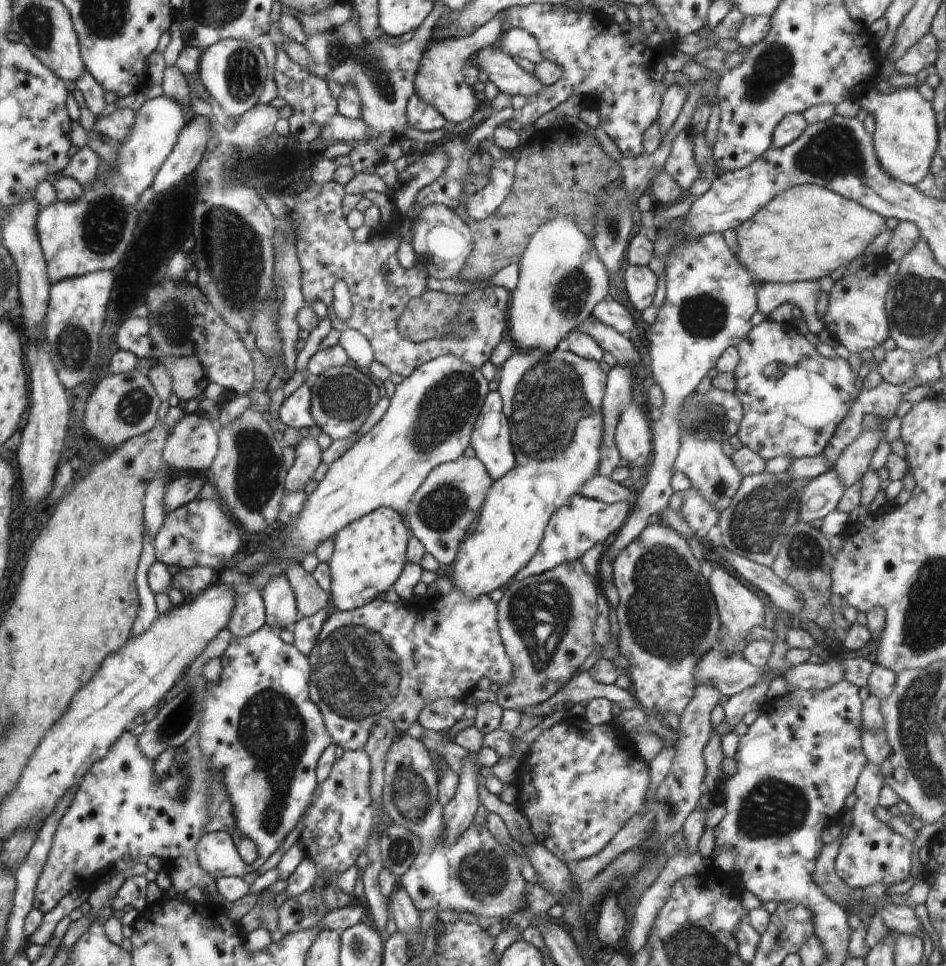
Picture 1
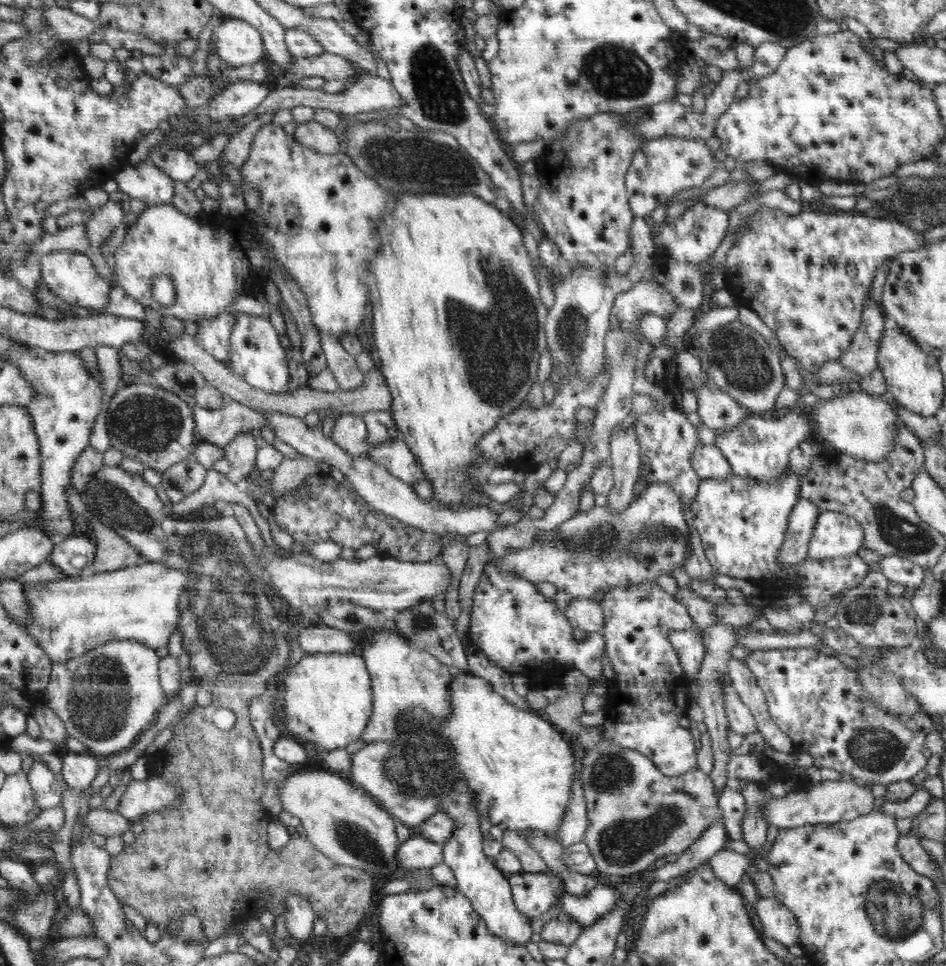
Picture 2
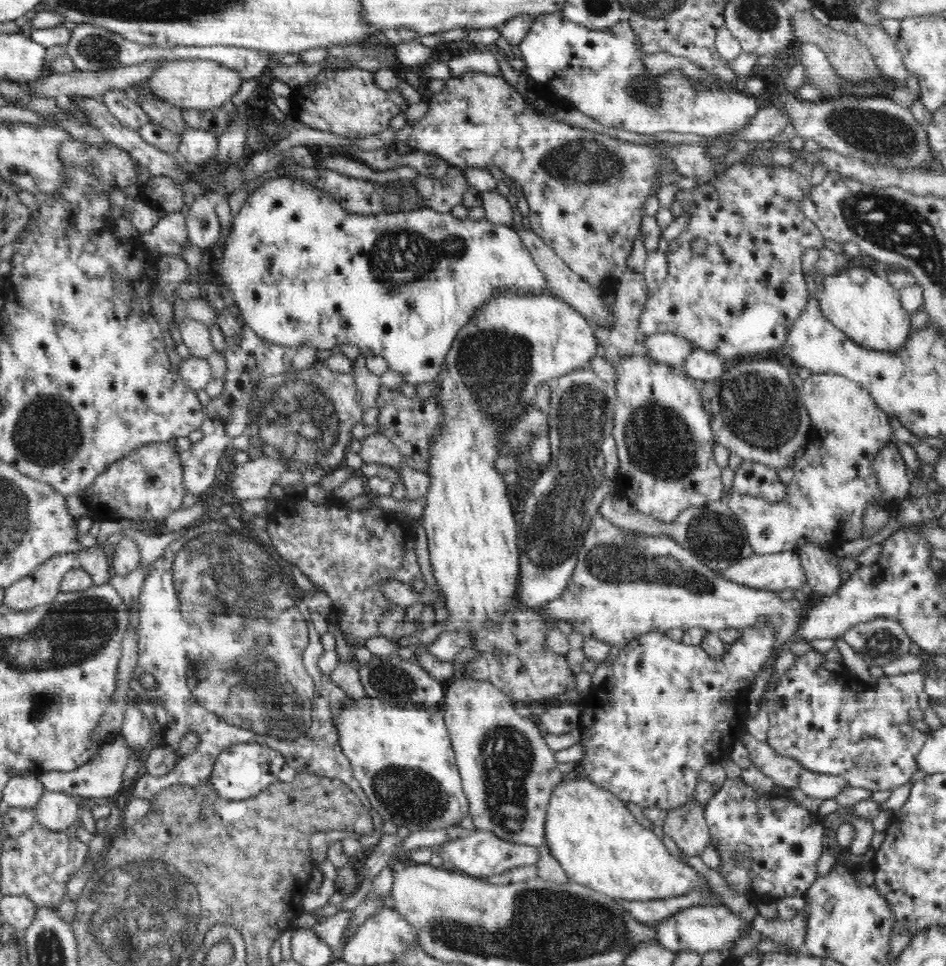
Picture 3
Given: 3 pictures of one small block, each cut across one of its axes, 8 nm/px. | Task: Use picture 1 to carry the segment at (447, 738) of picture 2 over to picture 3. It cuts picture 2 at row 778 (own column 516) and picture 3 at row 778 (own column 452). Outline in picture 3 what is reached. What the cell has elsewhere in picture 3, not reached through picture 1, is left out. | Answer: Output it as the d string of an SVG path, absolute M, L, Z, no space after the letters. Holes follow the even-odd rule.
M579 775L553 788L545 818L545 842L570 881L614 900L658 902L684 896L704 884L696 869L671 854L652 829L636 821L626 803Z

